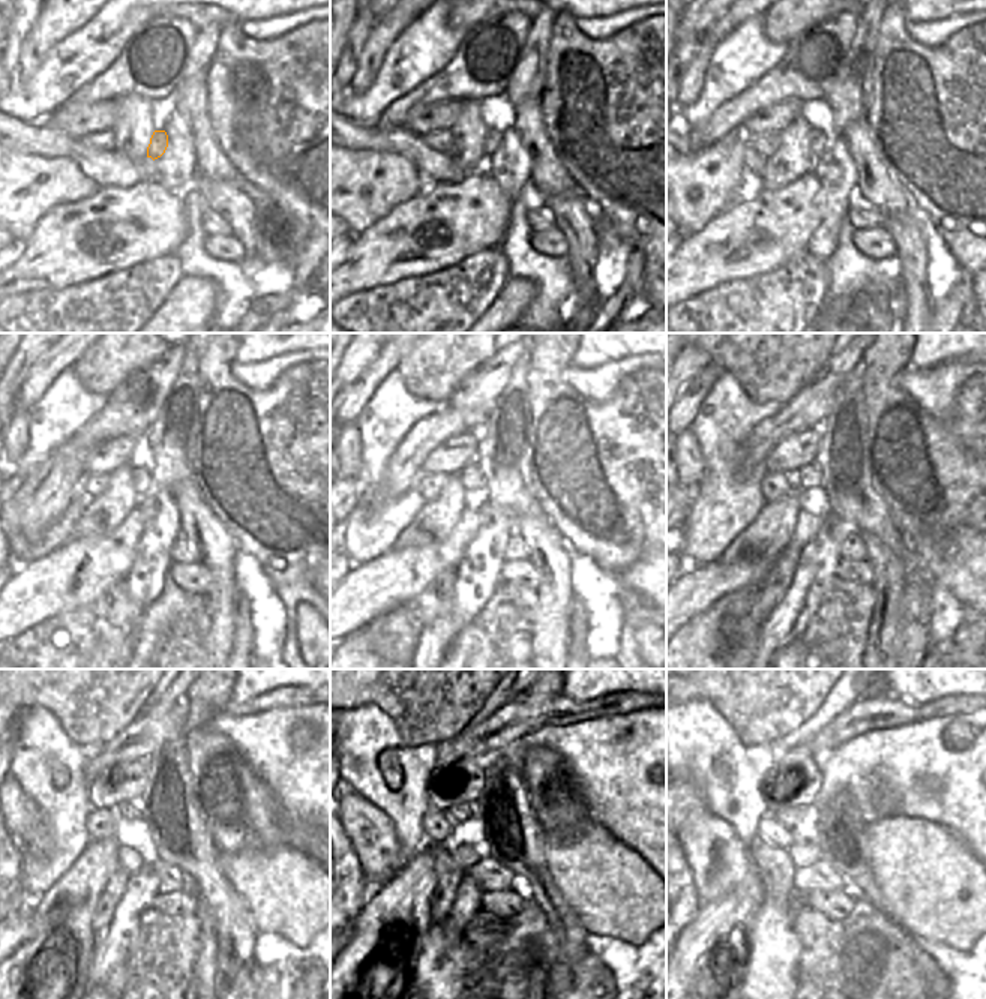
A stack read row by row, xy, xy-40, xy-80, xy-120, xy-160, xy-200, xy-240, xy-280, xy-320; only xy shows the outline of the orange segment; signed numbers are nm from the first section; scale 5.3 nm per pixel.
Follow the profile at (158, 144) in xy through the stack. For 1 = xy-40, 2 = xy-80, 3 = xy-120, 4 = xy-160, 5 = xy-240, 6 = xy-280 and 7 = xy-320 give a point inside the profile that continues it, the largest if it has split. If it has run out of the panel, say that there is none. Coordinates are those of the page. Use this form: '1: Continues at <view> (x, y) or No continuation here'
1: Continues at xy-40 (492, 140)
2: Continues at xy-80 (818, 140)
3: Continues at xy-120 (141, 480)
4: Continues at xy-160 (471, 477)
5: Continues at xy-240 (126, 810)
6: Continues at xy-280 (461, 812)
7: Continues at xy-320 (790, 816).

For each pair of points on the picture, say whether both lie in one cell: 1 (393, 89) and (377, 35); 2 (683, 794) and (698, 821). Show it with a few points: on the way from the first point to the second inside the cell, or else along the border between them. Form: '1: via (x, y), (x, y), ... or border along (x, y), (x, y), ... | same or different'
1: border along (405, 27), (387, 48), (368, 87) | different
2: border along (706, 806), (694, 810), (682, 828) | different

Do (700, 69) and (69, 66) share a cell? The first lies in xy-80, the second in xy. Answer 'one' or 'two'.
two

